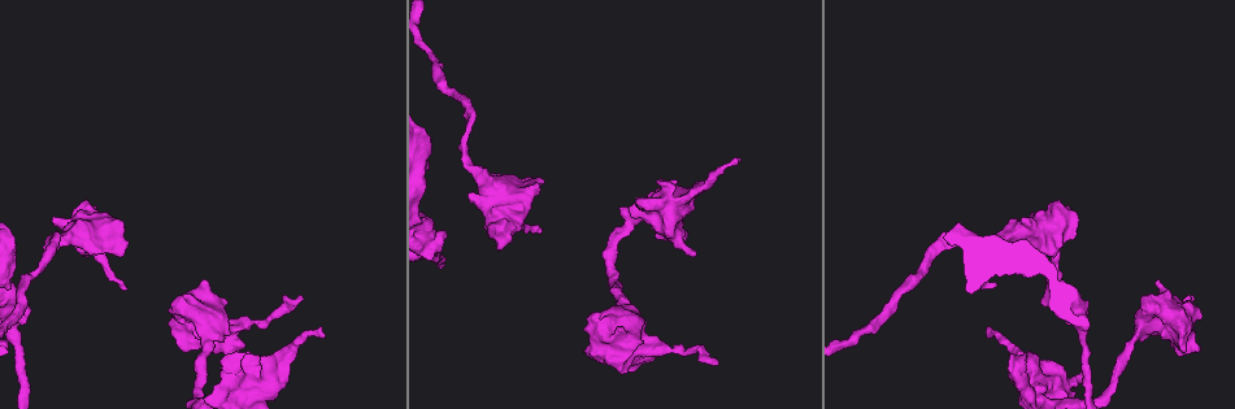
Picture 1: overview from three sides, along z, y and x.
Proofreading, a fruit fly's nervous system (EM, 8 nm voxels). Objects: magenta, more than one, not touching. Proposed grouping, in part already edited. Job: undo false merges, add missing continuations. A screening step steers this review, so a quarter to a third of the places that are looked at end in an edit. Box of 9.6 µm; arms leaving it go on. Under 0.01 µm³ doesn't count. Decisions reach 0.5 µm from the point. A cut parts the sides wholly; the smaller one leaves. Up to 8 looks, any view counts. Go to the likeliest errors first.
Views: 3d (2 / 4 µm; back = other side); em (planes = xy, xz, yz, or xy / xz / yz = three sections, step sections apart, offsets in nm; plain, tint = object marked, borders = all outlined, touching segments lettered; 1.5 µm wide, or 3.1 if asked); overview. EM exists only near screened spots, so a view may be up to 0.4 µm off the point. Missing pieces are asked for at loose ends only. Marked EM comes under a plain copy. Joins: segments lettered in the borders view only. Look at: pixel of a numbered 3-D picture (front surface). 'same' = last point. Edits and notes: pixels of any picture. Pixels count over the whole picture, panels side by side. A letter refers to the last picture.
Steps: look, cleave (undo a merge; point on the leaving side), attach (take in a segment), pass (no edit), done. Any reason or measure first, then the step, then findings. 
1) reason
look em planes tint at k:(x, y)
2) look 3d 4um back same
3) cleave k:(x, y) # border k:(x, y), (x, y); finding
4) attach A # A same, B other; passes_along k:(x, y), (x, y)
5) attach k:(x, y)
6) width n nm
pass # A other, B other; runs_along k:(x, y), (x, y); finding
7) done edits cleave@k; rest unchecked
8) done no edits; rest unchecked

an open end
look em xy step 4 borders at 1:(125, 288)

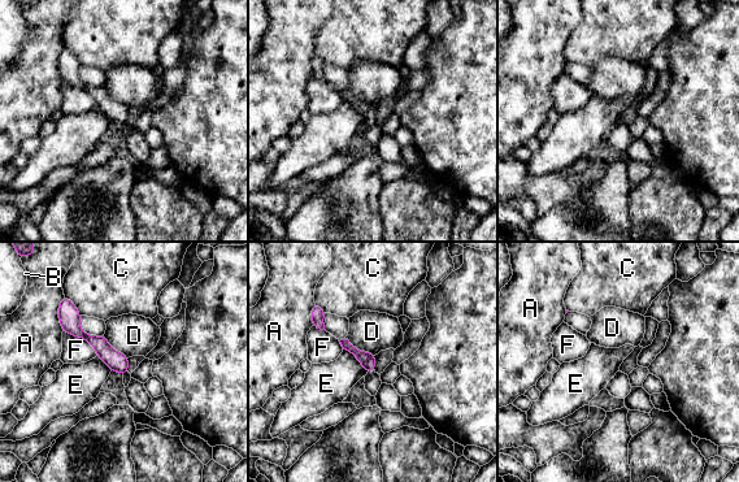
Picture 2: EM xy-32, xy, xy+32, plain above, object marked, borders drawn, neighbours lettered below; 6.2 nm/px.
longest_contact F 260 nm
pass # A other, B other, C other, D other, E other, F other; border 2:(346, 338), (357, 348), (374, 355); no lettered segment goes on from it

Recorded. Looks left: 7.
an open end
look em yz step 4 borders at 1:(1192, 296)

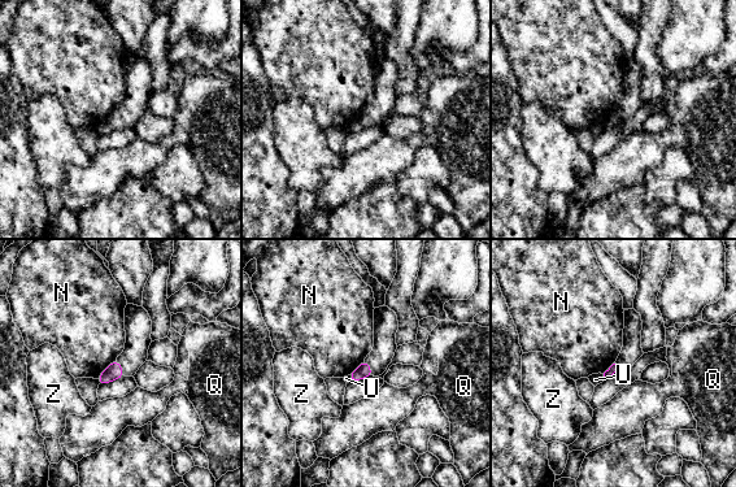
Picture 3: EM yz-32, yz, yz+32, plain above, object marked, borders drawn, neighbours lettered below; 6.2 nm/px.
look em xz step 4 borders same

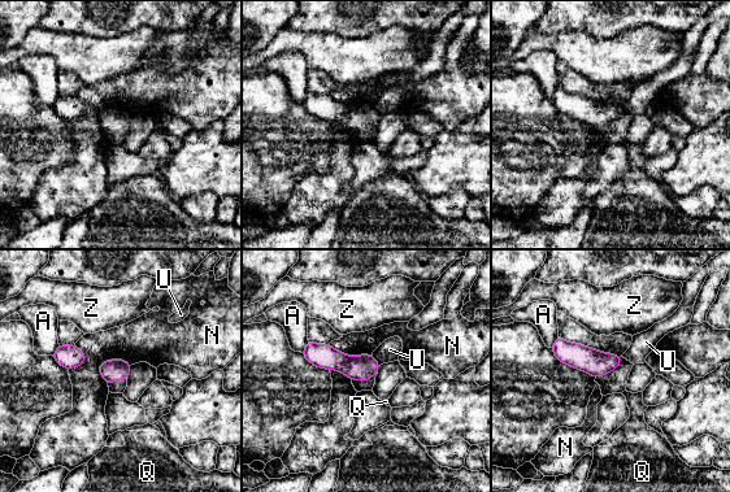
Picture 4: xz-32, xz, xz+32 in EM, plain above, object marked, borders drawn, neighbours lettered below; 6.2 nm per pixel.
width 140 nm
pass # A other, N other, Q other, U other, Z other; runs_along 4:(308, 348), (347, 365), (376, 368); none of them fits

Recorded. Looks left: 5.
sudden change in width
look em planes tint at 1:(61, 238)

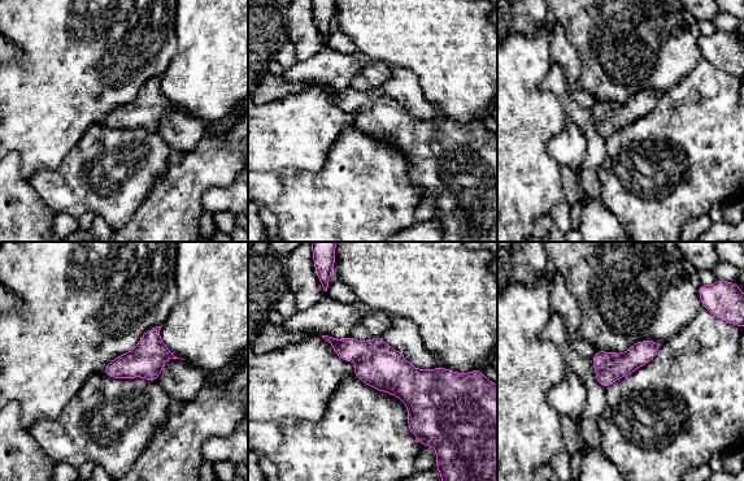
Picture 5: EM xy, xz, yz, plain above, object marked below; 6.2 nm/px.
look em planes borders same

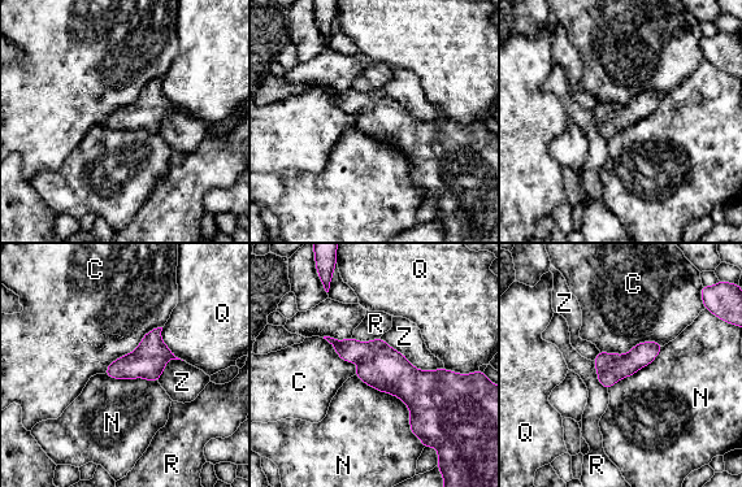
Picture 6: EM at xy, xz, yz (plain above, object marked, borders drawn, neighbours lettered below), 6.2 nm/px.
width 190 nm; longest_contact N 600 nm
pass # C other, N other, Q other, R other, Z other; all the same neuron

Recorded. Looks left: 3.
done no edits; rest unchecked

